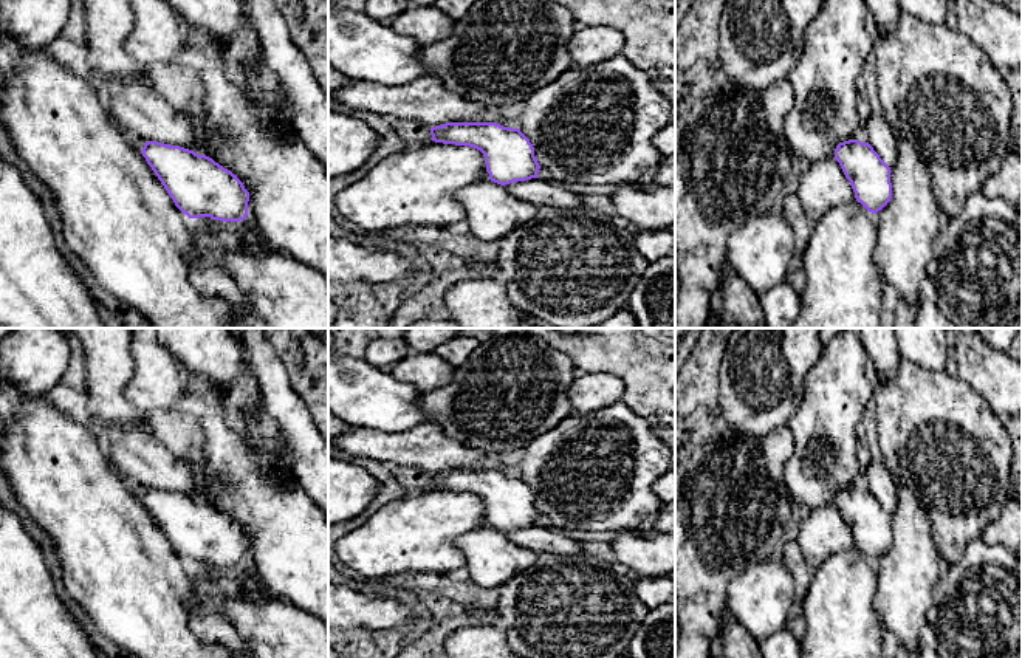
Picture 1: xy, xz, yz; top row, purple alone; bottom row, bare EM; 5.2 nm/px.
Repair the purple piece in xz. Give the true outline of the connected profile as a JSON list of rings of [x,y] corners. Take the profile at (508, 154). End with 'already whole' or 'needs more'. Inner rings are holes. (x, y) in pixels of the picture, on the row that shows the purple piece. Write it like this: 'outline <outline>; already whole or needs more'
outline [[[446,122],[430,127],[432,141],[469,146],[485,156],[489,180],[506,192],[536,207],[578,207],[581,197],[565,190],[561,183],[540,180],[540,169],[530,139],[513,127],[497,122]]]; needs more

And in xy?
outline [[[88,71],[84,77],[124,132],[135,132],[146,139],[141,150],[175,206],[189,218],[211,217],[221,221],[240,221],[248,215],[249,192],[231,170],[212,158],[194,152],[201,146],[197,122],[178,113],[155,88],[146,82],[116,84]]]; needs more

